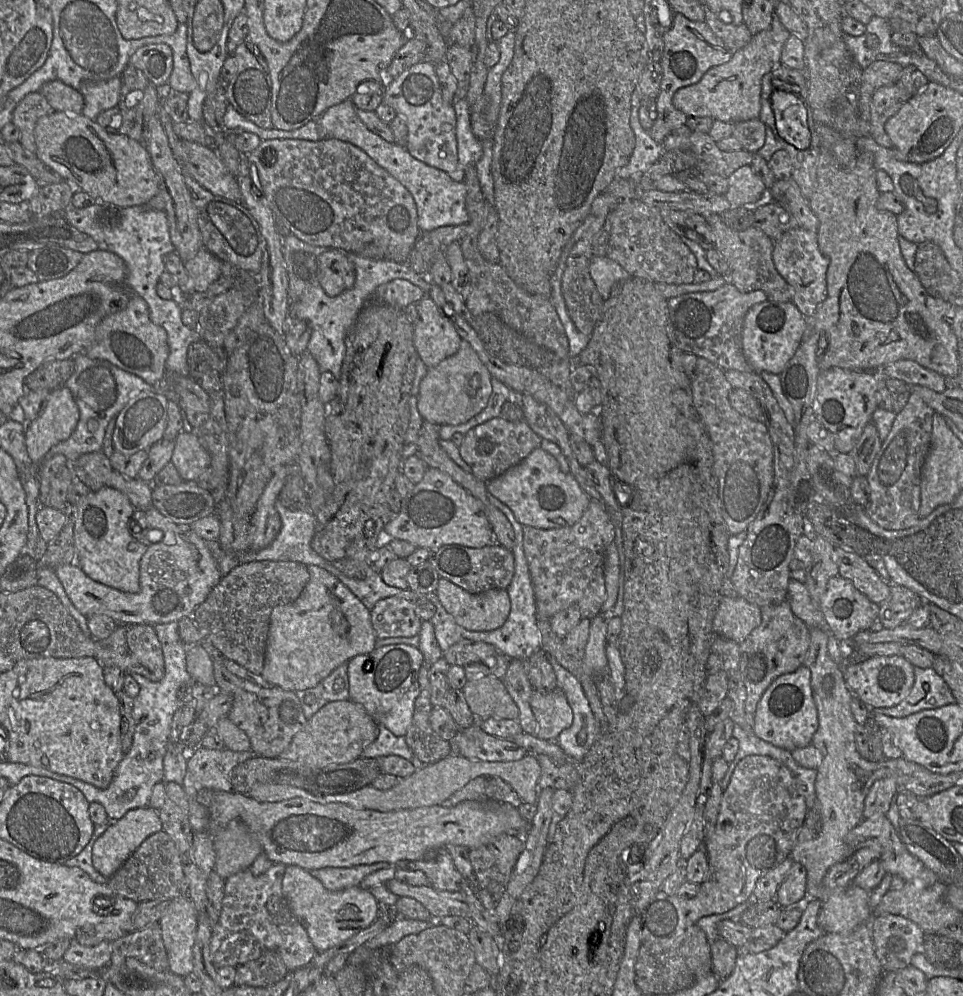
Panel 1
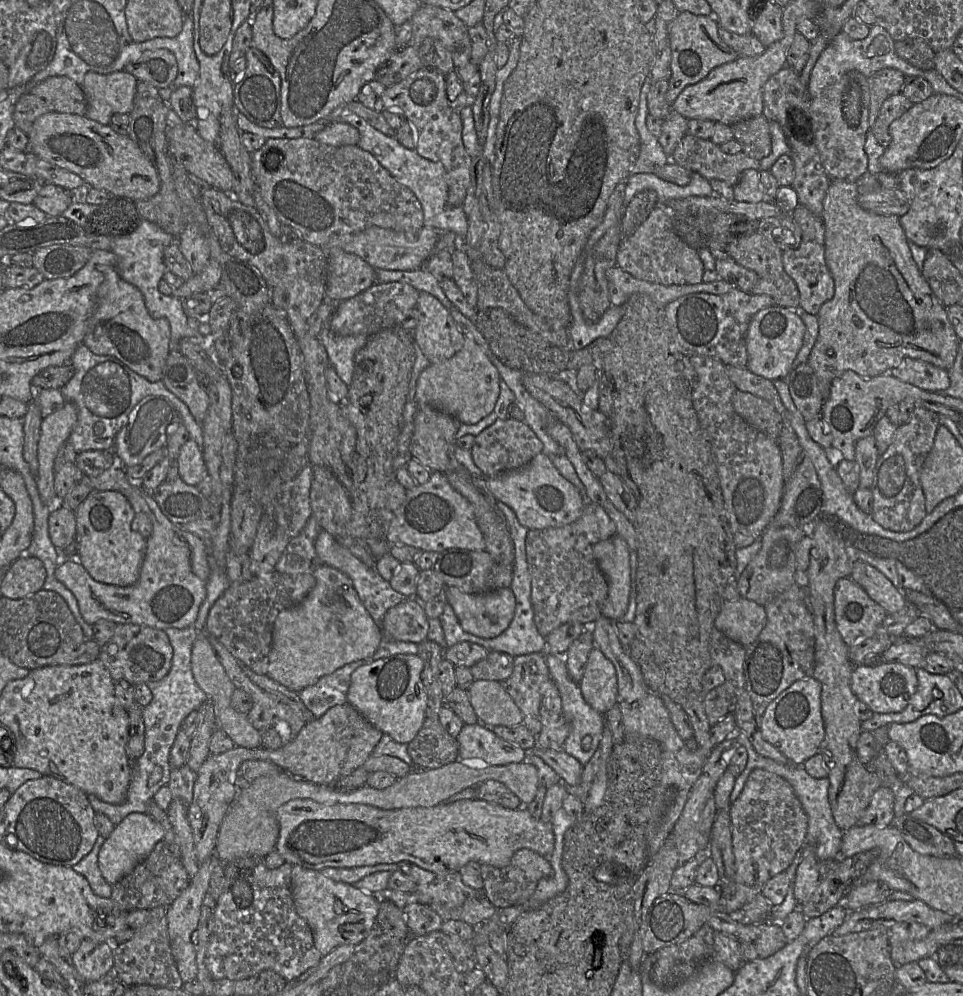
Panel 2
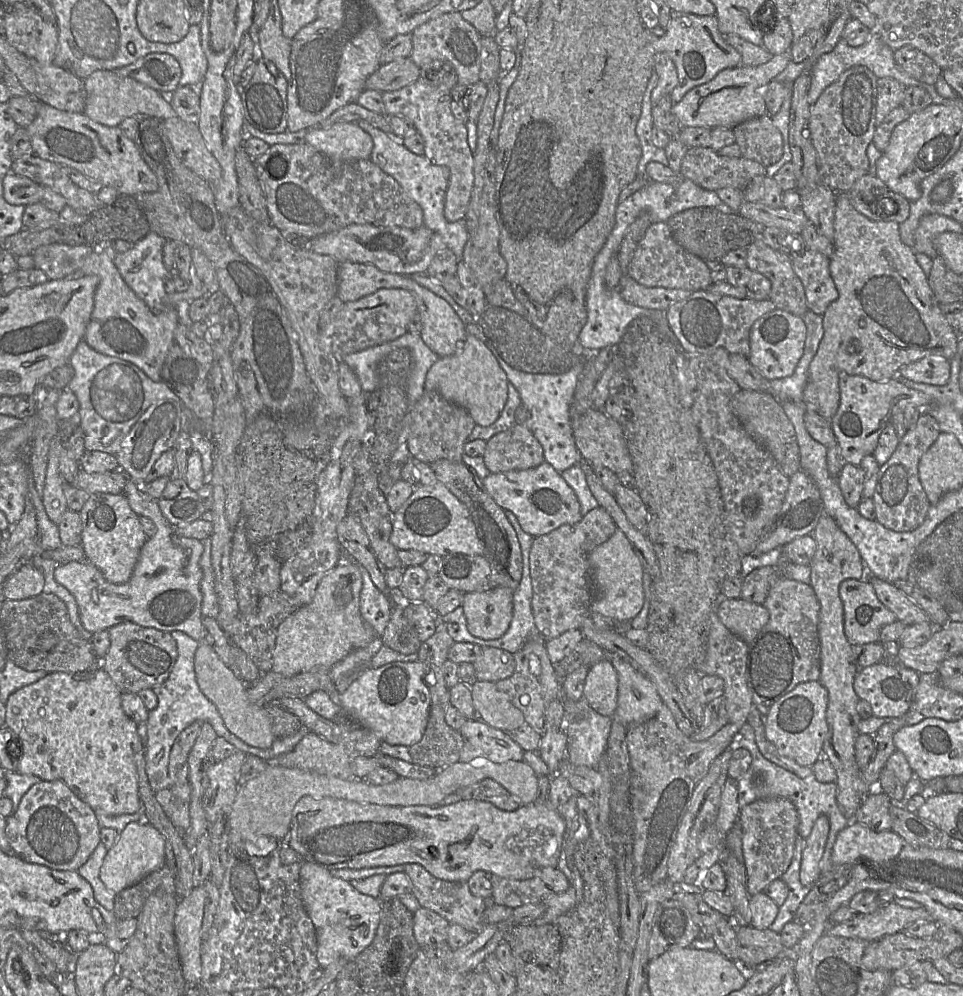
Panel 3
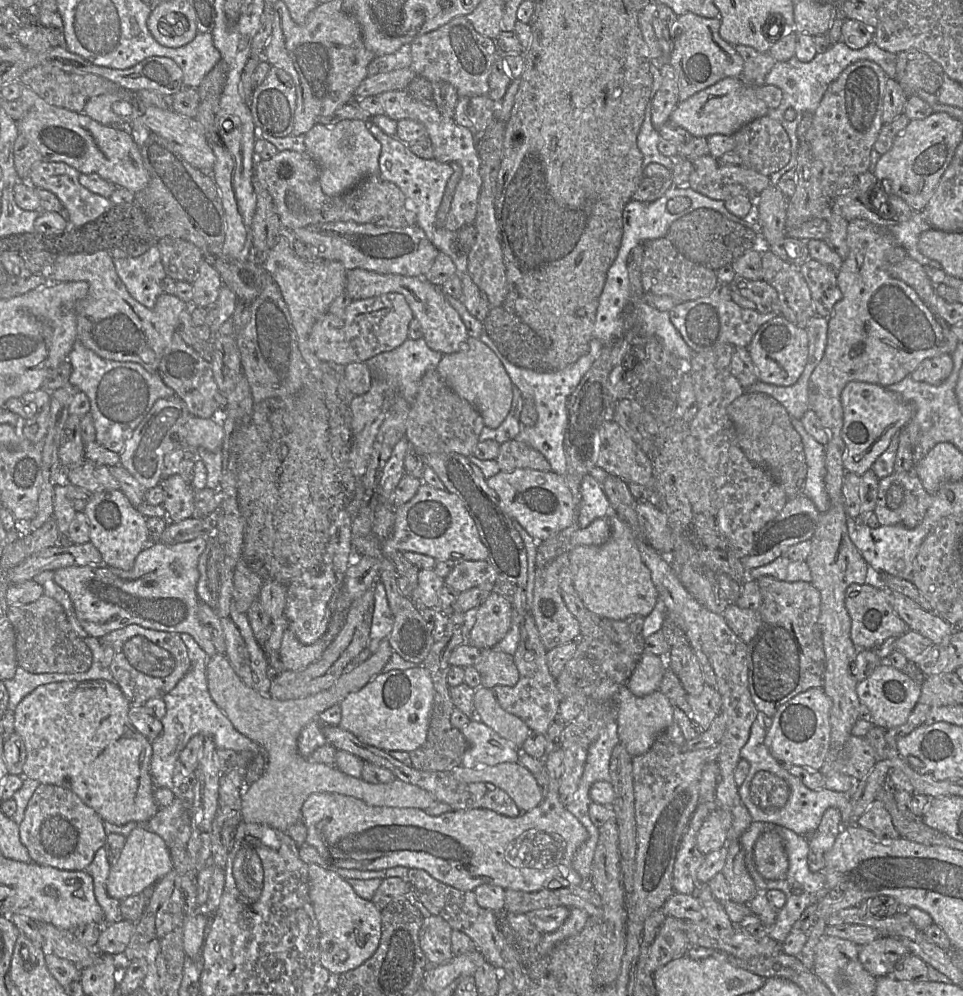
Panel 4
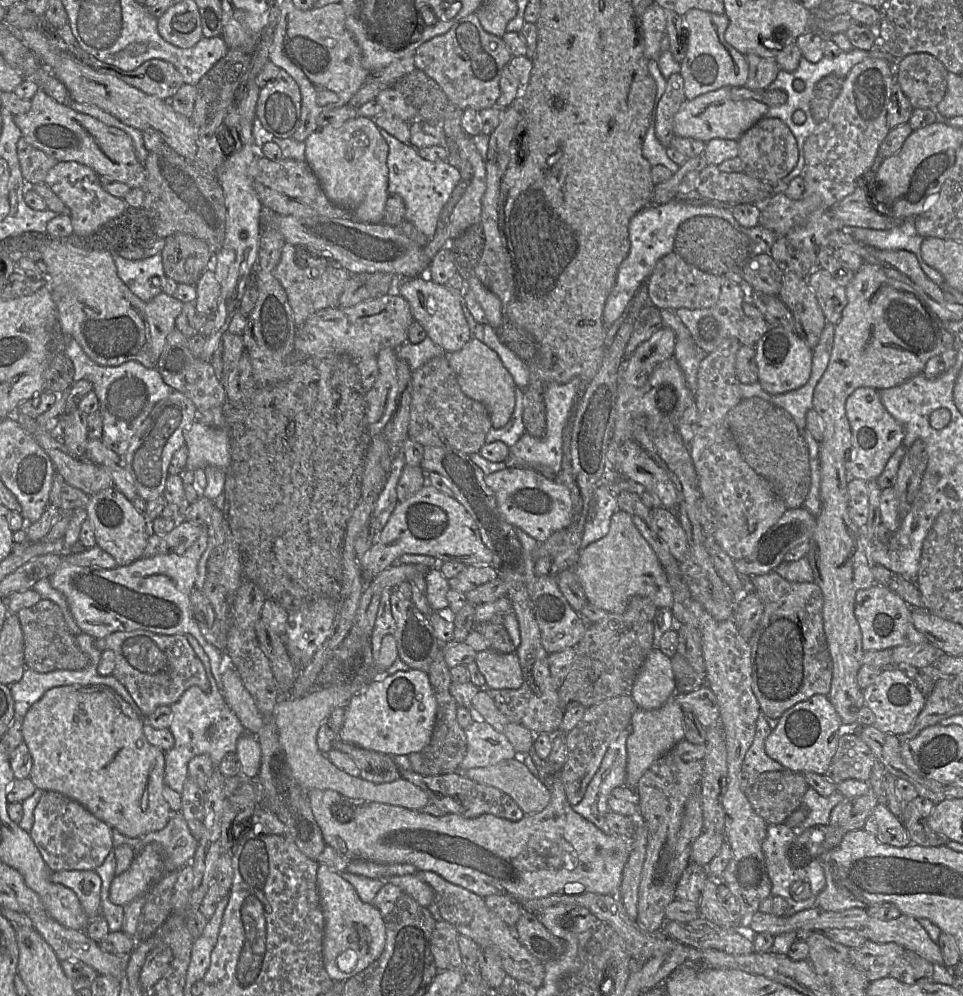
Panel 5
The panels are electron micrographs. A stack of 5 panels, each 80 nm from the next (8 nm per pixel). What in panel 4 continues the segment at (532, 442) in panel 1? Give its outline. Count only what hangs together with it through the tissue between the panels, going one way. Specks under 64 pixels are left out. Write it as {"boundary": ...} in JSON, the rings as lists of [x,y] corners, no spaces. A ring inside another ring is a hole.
{"boundary":[[[515,439],[500,444],[495,461],[500,471],[525,468],[543,472],[552,471],[549,462],[540,452]]]}

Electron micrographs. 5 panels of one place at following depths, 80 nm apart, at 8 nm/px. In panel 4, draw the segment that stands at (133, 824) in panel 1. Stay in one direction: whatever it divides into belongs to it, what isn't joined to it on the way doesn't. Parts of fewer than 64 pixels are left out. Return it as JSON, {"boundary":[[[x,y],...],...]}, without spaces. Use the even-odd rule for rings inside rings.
{"boundary":[[[145,825],[136,826],[125,838],[125,845],[120,855],[111,862],[107,879],[107,892],[119,901],[153,886],[173,871],[173,863],[164,840],[147,830]]]}

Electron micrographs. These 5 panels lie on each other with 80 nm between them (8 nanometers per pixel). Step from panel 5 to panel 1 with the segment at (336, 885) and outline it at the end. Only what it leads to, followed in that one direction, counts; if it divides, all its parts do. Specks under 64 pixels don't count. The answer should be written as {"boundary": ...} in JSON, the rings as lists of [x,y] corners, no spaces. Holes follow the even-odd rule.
{"boundary":[[[295,865],[286,866],[282,892],[291,912],[304,926],[318,952],[333,948],[367,929],[380,913],[380,904],[368,889],[354,886],[329,891],[309,871]]]}

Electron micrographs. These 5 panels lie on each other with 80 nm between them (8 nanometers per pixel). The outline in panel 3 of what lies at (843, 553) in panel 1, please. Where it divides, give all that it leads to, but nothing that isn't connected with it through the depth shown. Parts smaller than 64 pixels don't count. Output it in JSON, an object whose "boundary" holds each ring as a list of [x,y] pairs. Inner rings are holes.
{"boundary":[[[869,576],[867,581],[872,585],[879,601],[905,626],[930,622],[927,614],[893,583],[874,576]]]}

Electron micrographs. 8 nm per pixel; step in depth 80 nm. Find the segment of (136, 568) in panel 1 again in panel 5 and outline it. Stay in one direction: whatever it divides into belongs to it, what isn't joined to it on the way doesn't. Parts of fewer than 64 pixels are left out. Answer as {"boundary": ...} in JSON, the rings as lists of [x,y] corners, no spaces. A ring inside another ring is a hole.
{"boundary":[[[110,487],[91,495],[85,512],[93,528],[96,545],[110,554],[118,566],[128,565],[142,557],[150,535],[150,522],[117,488]]]}

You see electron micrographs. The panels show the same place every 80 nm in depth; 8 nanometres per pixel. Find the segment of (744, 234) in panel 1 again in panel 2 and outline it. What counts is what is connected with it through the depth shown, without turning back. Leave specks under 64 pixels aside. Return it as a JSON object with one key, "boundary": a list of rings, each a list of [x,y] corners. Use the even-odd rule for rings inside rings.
{"boundary":[[[759,232],[741,238],[727,246],[727,253],[733,261],[757,274],[758,281],[751,294],[768,295],[776,306],[799,310],[799,291],[794,280],[784,270],[782,252],[783,250],[776,247]]]}

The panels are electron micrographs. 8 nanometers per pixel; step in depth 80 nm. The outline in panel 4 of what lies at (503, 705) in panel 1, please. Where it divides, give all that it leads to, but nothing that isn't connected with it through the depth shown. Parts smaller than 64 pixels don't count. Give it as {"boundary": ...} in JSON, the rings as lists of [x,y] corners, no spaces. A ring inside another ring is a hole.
{"boundary":[[[481,686],[475,689],[474,715],[518,749],[531,733],[523,720],[506,712],[500,706],[490,688]]]}

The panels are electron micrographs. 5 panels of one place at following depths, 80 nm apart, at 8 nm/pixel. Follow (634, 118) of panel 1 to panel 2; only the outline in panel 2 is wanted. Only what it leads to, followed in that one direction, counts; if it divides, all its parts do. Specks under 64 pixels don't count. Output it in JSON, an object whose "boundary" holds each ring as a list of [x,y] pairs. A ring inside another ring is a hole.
{"boundary":[[[650,72],[650,76],[645,80],[640,92],[639,109],[635,119],[635,126],[640,138],[640,153],[630,170],[630,175],[653,174],[670,162],[670,156],[665,153],[658,139],[650,133],[646,125],[646,118],[649,115],[647,95],[652,84]]]}

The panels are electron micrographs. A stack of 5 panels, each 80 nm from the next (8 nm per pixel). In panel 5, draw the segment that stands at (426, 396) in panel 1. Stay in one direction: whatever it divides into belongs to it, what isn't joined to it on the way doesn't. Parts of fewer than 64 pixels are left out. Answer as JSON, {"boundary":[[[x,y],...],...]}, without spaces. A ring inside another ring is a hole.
{"boundary":[[[470,339],[459,351],[447,353],[446,358],[456,374],[462,392],[487,408],[492,428],[503,427],[510,419],[515,407],[516,385],[497,353],[482,341]]]}

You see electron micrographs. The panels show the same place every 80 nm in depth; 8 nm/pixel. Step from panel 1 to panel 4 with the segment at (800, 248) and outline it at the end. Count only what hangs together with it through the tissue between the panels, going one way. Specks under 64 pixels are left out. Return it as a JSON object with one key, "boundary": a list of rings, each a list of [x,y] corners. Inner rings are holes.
{"boundary":[[[809,258],[804,264],[802,264],[799,267],[799,271],[809,287],[816,314],[828,319],[833,312],[835,304],[842,298],[842,294],[837,283],[836,272],[812,258]]]}

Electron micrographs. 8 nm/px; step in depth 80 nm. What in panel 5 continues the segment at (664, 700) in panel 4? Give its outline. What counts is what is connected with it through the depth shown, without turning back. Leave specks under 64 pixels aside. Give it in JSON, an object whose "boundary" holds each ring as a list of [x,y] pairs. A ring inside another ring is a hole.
{"boundary":[[[674,698],[655,710],[638,709],[631,718],[626,738],[626,785],[635,789],[639,779],[651,765],[685,739],[684,710]]]}

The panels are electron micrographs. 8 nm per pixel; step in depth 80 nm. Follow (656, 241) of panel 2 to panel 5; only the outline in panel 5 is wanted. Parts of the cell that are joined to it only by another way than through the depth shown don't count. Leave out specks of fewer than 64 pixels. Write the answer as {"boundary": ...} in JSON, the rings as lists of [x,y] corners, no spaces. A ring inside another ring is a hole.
{"boundary":[[[675,251],[662,257],[645,281],[649,303],[655,307],[676,311],[679,308],[702,309],[714,306],[720,296],[722,277],[707,273],[687,263]]]}

